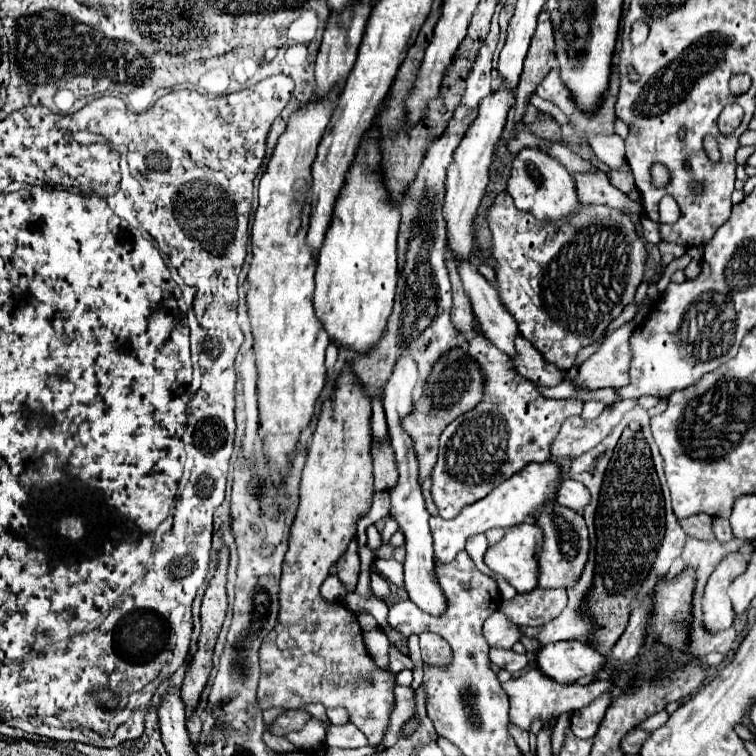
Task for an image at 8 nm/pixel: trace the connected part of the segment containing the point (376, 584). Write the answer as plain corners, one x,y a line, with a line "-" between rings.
371,571
371,589
373,589
373,593
375,593
379,599
383,599
383,601
391,595
389,583
387,583
381,575
377,575
375,571

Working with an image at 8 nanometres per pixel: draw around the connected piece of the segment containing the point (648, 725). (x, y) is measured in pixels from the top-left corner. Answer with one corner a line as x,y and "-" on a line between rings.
659,711
659,713
651,715
651,717
647,717
647,719
639,725
639,729
645,729
645,731
653,733
653,731
655,731
655,729
659,729
667,719
669,719
669,715
667,715
665,711

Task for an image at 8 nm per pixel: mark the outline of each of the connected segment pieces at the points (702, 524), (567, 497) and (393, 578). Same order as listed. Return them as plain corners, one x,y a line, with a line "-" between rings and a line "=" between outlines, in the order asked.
695,515
691,519
685,519
685,521
681,521
681,527
689,537
695,537
701,541
713,541
715,539
713,519
707,515
=
565,479
559,485
555,501
563,507
569,507
573,511
583,513
583,509
591,503
591,495
587,493
587,487
583,483
573,481
573,479
=
375,559
373,563
373,569
377,573
381,573
389,583
395,583
397,587
403,587
403,565
397,563
395,559

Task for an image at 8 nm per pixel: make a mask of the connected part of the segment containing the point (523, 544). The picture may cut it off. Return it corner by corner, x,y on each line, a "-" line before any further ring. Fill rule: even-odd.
525,521
521,525
515,525
511,529
507,529
503,539
487,549
485,563
493,573
507,579
507,583
511,587
515,587
517,593
529,593
539,583
537,581
539,579
537,577
539,575
539,563
537,561
539,561
541,545
543,545
543,529
539,529
539,525
533,523
533,521

